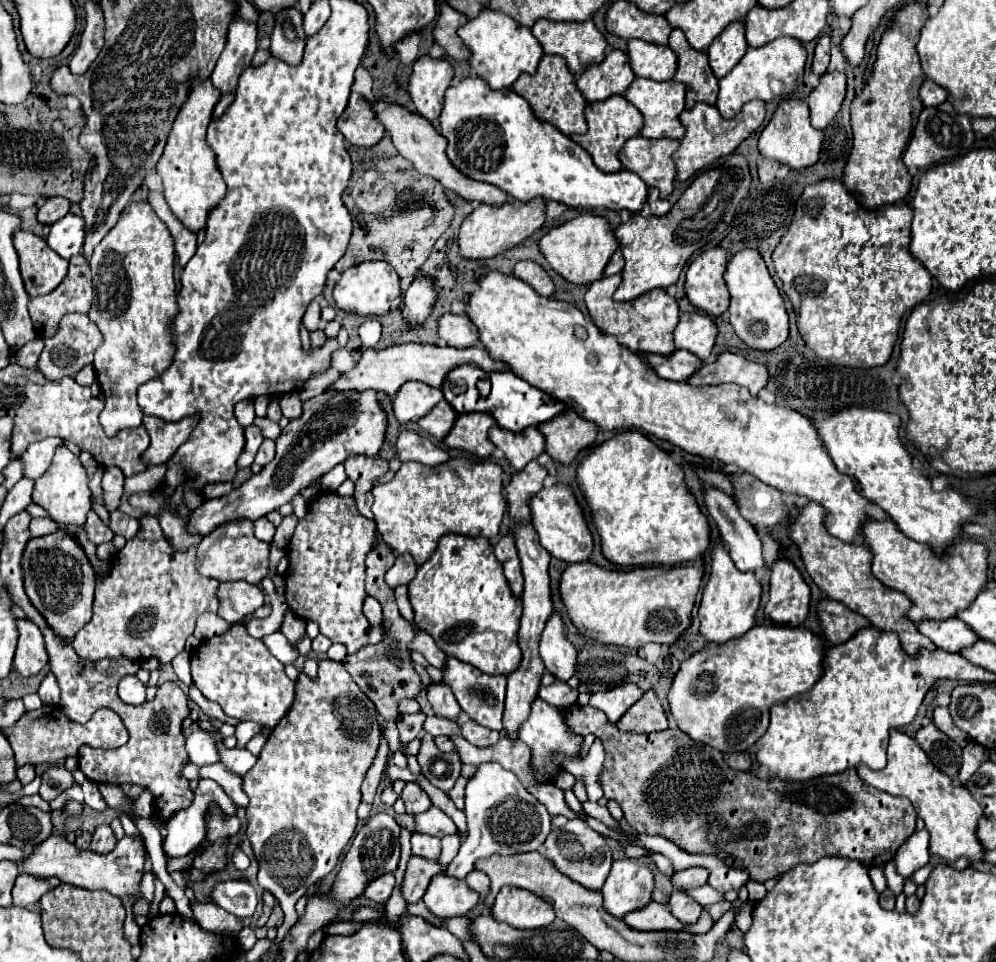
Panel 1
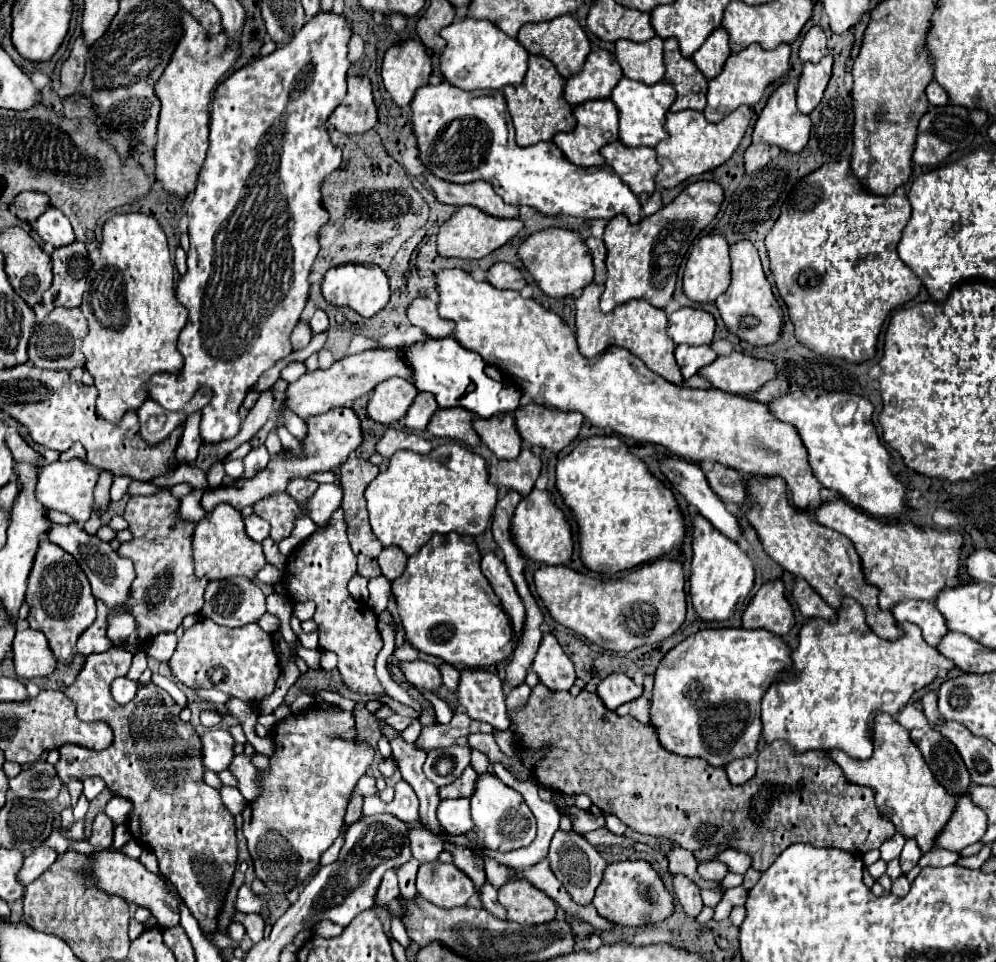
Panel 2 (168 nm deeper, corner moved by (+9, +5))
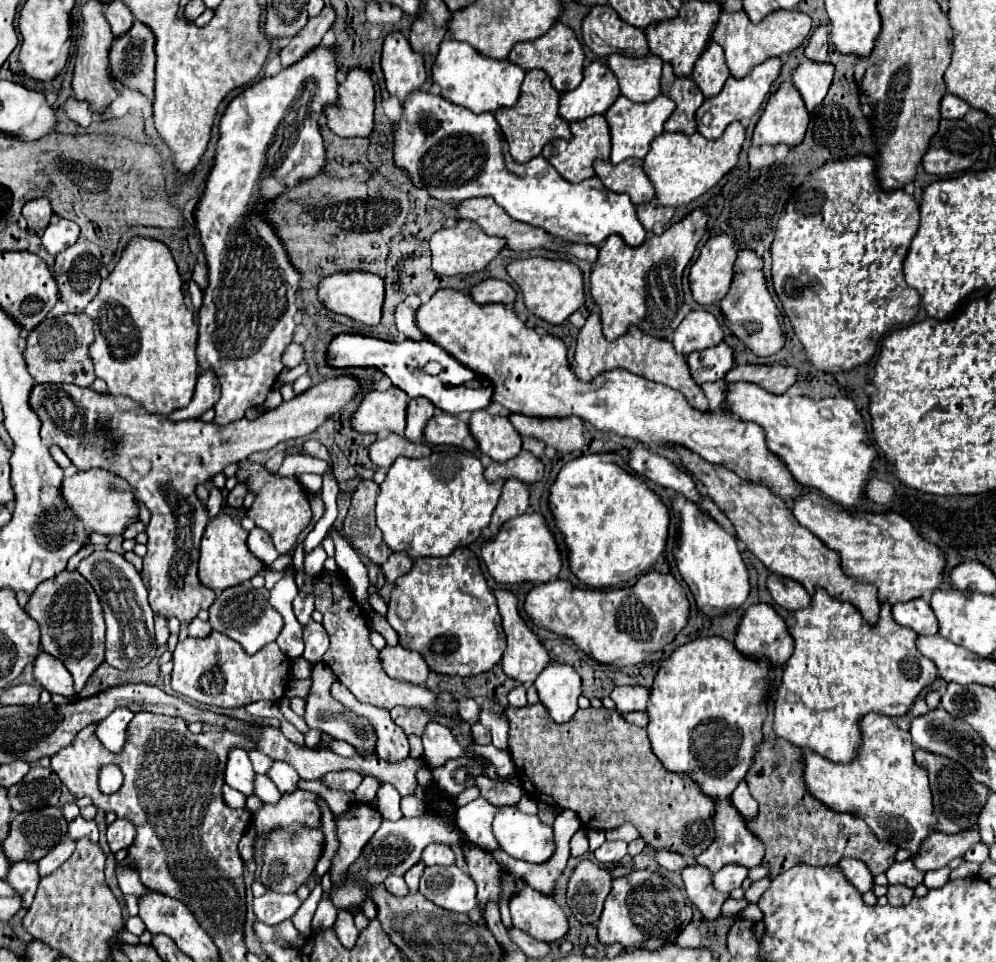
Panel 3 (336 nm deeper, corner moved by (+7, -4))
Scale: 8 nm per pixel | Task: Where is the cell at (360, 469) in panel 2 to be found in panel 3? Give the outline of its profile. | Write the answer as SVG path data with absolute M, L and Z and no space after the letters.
M360 481L352 493L352 503L344 519L344 533L352 547L366 555L370 563L382 565L390 557L388 545L382 541L382 533L376 527L374 503L378 485L374 481Z

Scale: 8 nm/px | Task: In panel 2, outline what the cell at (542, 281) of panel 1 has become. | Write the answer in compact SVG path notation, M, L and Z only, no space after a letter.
M496 262L488 270L486 282L490 282L494 288L504 288L504 290L522 290L526 286L526 280L520 274L520 270L516 270L512 264L506 262Z

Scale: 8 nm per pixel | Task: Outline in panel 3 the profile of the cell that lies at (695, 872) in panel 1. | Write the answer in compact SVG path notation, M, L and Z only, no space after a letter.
M732 863L732 865L726 865L724 869L720 869L718 873L714 873L712 885L714 885L716 891L730 893L730 891L738 889L744 879L746 879L746 869Z

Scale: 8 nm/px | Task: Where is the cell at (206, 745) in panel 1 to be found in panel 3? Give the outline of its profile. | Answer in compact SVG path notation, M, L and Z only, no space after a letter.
M234 747L228 753L228 761L226 761L226 771L224 771L224 781L232 787L242 791L244 795L252 795L254 787L254 769L252 763L246 755L246 751L242 747Z

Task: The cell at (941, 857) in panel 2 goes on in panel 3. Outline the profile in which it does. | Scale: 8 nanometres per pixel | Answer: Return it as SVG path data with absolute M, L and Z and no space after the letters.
M942 867L942 869L938 869L938 871L928 871L926 877L924 877L924 885L926 885L928 889L932 889L932 887L942 887L942 885L948 881L948 877L950 877L950 867Z

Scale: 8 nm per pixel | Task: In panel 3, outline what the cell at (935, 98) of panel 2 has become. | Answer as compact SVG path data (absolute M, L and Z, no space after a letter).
M946 93L946 95L942 97L940 113L942 113L944 119L962 119L968 109L970 109L970 105L966 105L962 99L958 99L958 97L952 95L952 93Z

